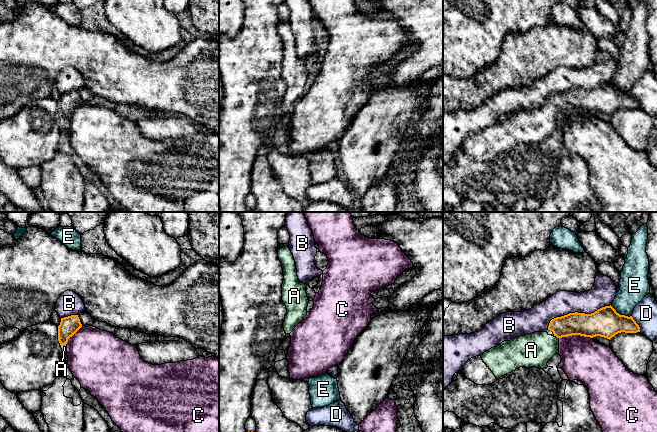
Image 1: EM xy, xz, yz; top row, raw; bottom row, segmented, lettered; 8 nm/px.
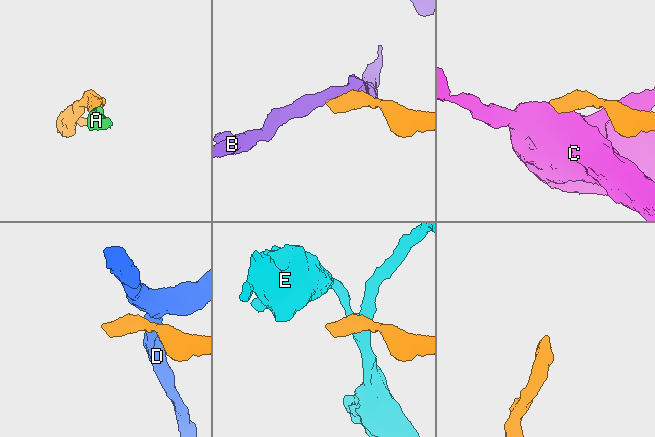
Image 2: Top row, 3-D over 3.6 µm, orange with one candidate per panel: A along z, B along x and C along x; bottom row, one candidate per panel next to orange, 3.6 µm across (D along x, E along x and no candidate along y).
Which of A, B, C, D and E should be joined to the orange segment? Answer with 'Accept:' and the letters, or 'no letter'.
Accept: A

